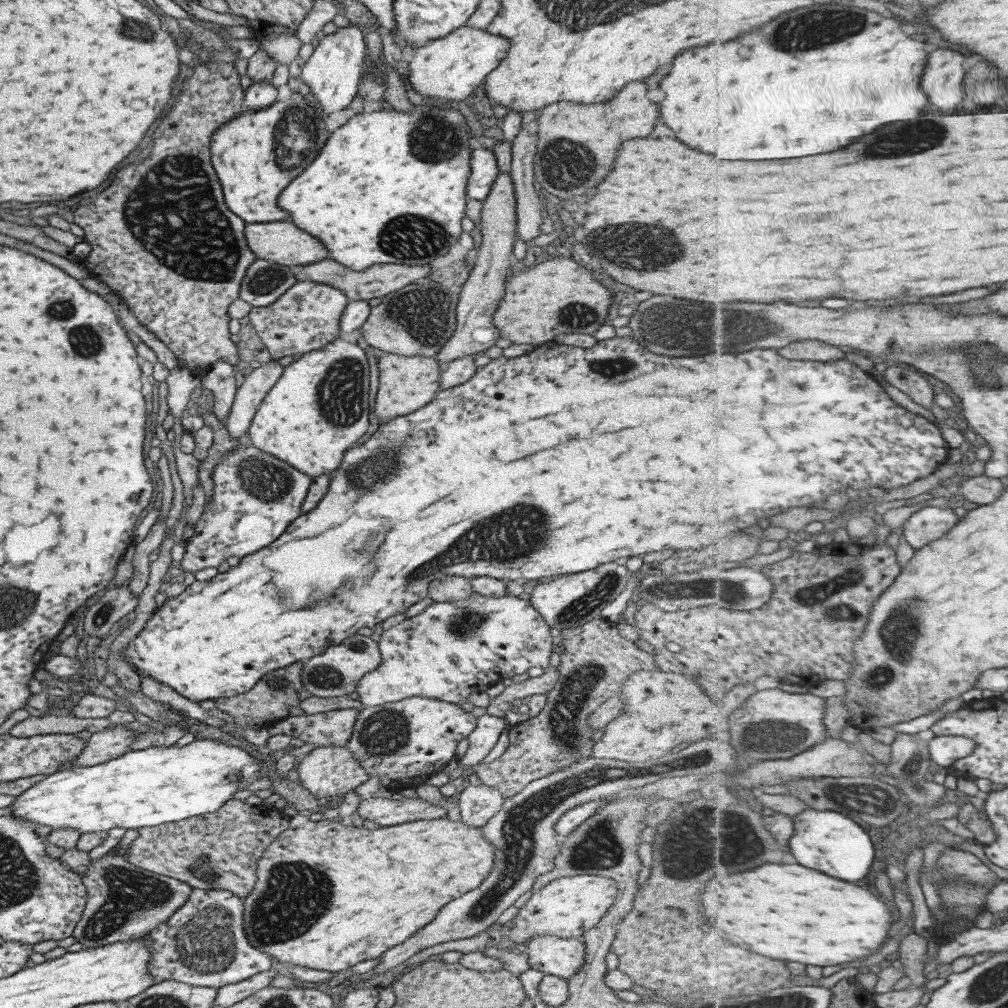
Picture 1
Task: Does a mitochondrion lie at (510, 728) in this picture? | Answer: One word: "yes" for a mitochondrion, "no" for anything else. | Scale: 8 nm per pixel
no

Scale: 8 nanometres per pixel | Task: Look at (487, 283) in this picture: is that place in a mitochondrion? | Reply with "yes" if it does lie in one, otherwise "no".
no

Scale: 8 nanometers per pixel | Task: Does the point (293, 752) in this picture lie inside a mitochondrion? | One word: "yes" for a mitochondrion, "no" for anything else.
no

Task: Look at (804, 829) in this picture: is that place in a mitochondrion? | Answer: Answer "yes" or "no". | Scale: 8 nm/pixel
no

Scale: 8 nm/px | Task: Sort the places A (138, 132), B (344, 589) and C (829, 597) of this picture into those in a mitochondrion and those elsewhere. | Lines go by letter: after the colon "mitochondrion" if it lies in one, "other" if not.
A: other
B: other
C: mitochondrion

